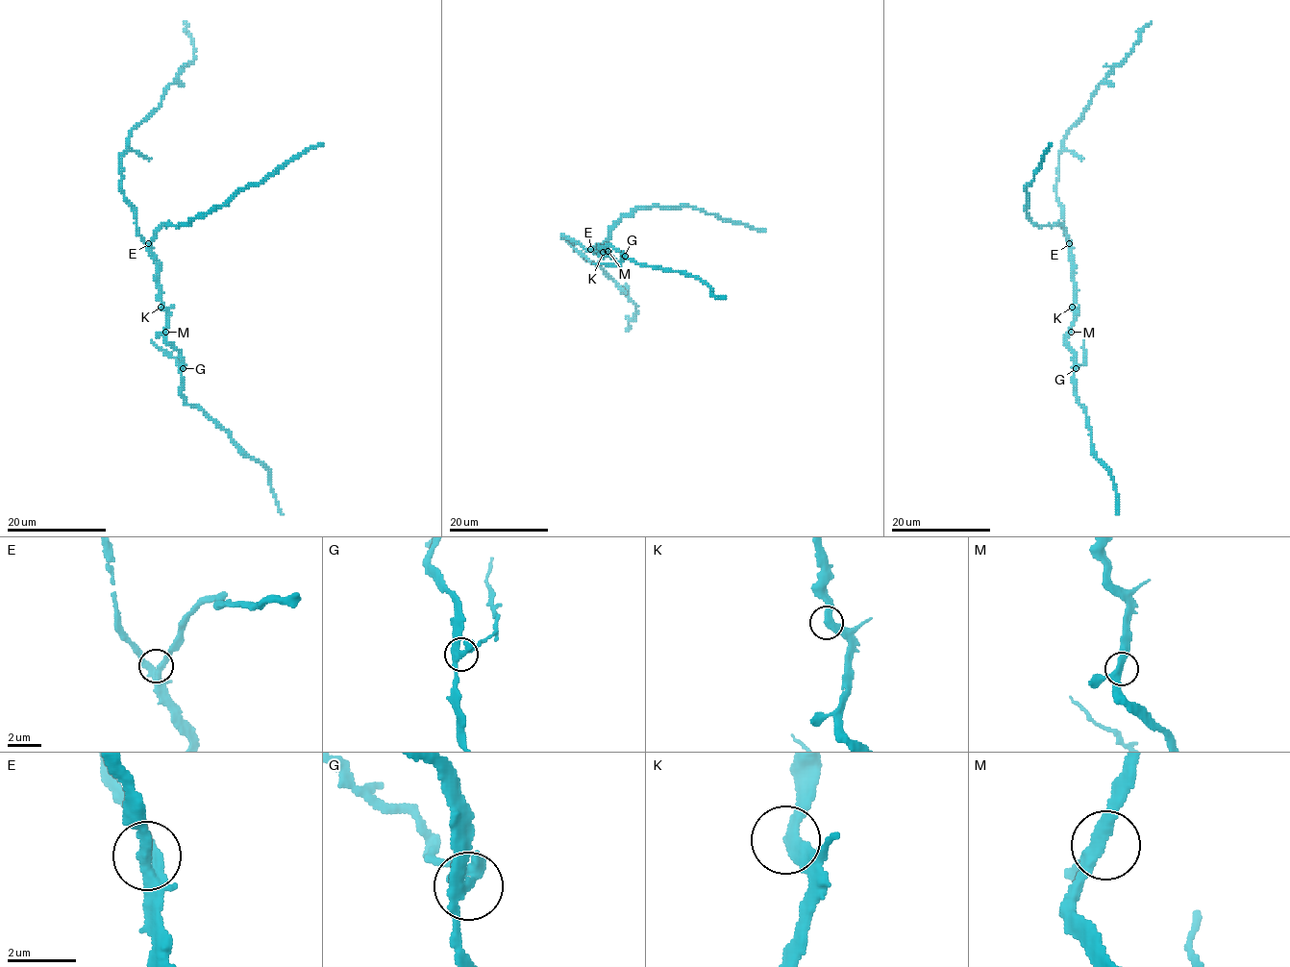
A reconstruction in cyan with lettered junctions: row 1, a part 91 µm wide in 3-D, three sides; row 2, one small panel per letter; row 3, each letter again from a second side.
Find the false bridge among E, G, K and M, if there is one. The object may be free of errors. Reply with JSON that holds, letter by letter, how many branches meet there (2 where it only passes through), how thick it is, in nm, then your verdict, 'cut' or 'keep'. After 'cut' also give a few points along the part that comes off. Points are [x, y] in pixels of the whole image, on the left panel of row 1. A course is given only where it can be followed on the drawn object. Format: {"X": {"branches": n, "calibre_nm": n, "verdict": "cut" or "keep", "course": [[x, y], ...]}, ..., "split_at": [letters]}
{"E": {"branches": 3, "calibre_nm": 280, "verdict": "keep"}, "G": {"branches": 3, "calibre_nm": 320, "verdict": "cut", "course": [[183, 368], [151, 339]]}, "K": {"branches": 2, "calibre_nm": 320, "verdict": "keep"}, "M": {"branches": 3, "calibre_nm": 280, "verdict": "keep"}, "split_at": ["G"]}

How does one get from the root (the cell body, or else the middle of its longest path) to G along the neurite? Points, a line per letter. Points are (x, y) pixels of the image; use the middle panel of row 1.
G: (600, 253), (609, 256), (607, 247), (612, 246), (625, 256)

